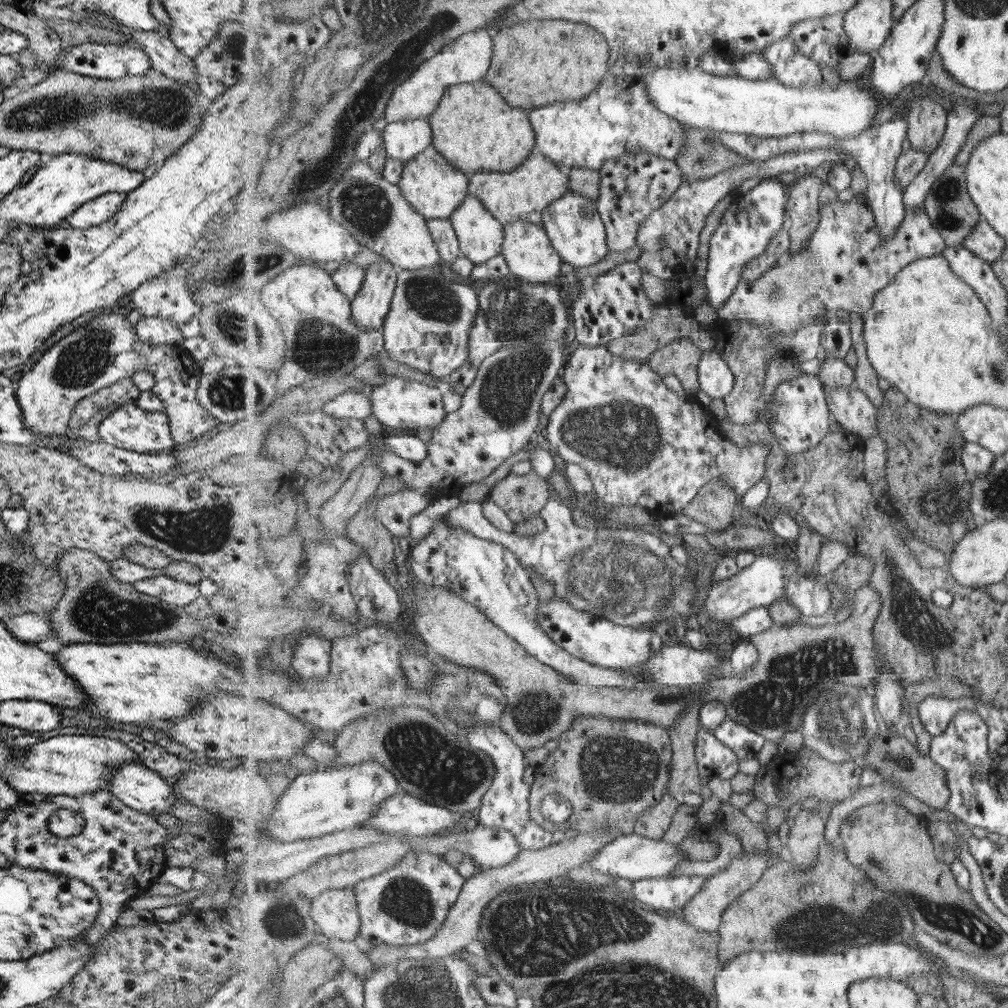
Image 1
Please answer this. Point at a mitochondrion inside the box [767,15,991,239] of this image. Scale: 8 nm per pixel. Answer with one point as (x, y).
(946, 196)

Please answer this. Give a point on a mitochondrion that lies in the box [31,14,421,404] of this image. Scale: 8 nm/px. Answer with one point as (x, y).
(85, 358)

